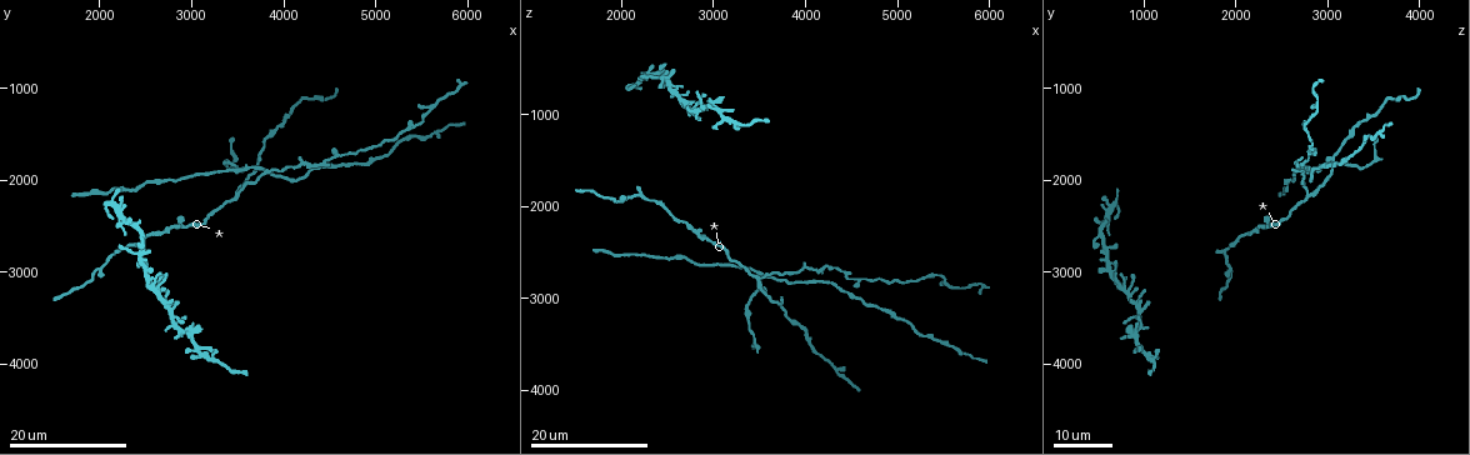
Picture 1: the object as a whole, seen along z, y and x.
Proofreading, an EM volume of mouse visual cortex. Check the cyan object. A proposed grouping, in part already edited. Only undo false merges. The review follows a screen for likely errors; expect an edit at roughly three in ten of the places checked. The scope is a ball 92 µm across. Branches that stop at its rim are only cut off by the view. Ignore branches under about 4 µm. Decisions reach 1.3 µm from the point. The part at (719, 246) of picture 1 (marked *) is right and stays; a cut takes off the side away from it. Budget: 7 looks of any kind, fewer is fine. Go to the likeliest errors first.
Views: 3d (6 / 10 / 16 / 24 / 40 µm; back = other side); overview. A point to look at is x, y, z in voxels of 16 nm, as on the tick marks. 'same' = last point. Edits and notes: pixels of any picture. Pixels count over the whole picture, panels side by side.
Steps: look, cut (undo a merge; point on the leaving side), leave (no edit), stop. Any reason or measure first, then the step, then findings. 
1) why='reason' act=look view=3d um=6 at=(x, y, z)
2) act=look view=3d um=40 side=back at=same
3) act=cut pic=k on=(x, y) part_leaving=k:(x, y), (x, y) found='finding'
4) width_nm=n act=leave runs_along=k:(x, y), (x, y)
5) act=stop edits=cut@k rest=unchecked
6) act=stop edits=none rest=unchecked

why='three-way junction' act=look view=3d um=24 at=(2200, 2750, 1850)

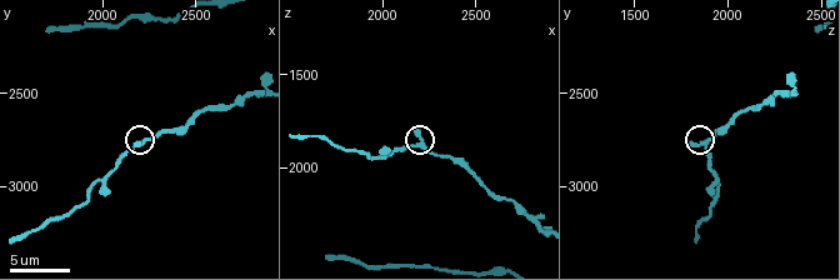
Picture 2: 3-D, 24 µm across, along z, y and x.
act=look view=3d um=6 at=(2220, 2760, 1880)

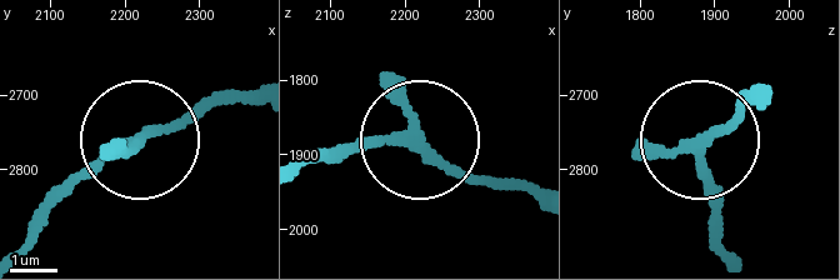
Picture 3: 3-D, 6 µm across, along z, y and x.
act=look view=3d um=6 side=back at=(2210, 2770, 1870)

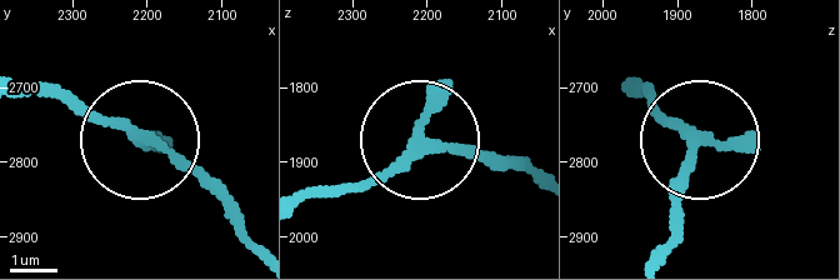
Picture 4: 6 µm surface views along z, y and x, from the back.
side_arm_um=16 act=leave runs_along=4:(636, 88), (696, 139), (673, 239) found='one neuron here'

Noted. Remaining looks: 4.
why='branch point' act=look view=3d um=24 at=(3500, 1900, 2750)

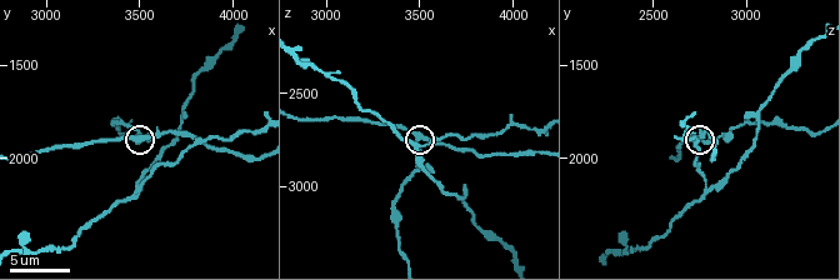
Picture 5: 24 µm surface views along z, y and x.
act=look view=3d um=10 at=(3500, 1880, 2740)

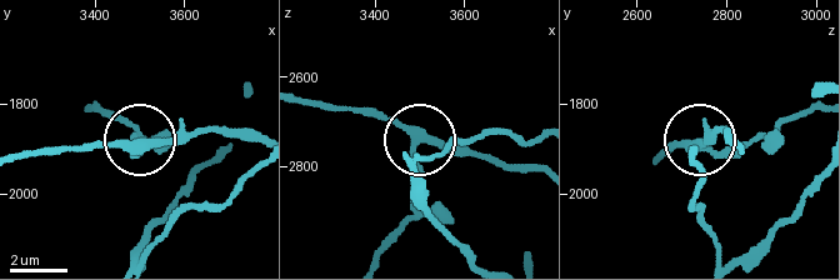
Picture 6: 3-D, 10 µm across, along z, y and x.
side_arm_um=19 act=leave runs_along=6:(538, 168), (501, 168), (419, 141), (416, 215) found='continuous, no second neuron'

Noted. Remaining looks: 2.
act=look view=3d um=10 at=(3780, 1900, 2820)

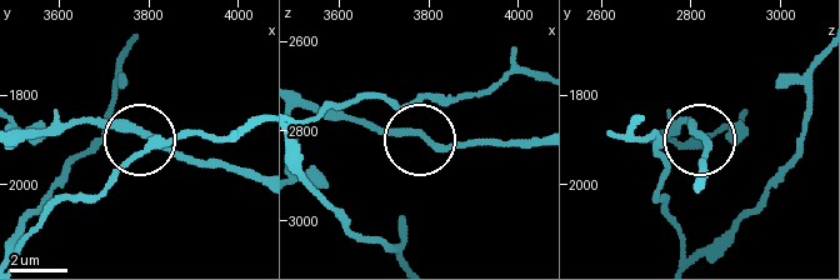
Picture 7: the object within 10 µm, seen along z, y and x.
arms=3 act=leave runs_along=7:(305, 121), (369, 95), (429, 98), (420, 134), (329, 118) found='all the same neuron'

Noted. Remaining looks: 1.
act=stop edits=none rest=unchecked

